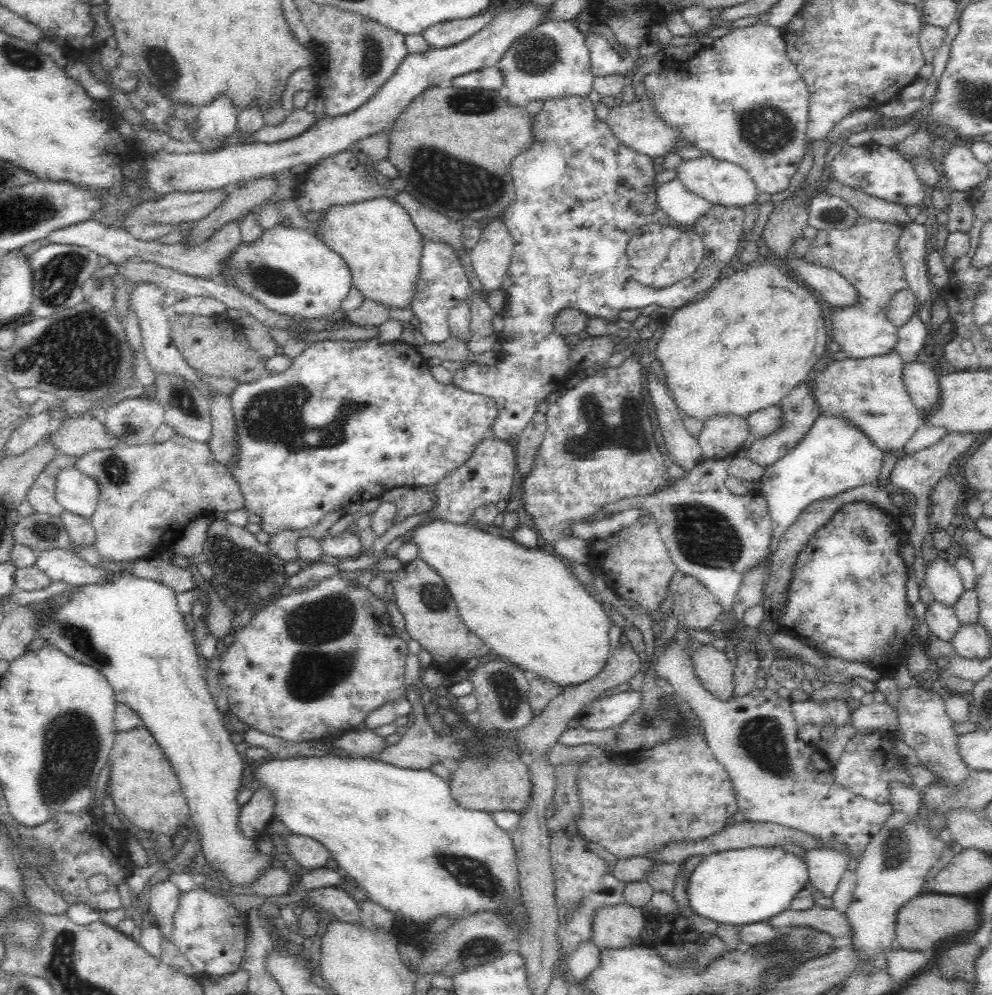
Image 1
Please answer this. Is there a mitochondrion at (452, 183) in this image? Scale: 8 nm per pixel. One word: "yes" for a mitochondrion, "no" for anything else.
yes

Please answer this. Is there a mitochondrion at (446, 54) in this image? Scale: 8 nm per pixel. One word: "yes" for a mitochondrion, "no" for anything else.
no

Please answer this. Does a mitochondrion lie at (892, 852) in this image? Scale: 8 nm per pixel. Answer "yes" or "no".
yes

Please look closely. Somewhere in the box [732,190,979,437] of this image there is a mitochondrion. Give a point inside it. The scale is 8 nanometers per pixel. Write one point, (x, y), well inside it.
(832, 214)

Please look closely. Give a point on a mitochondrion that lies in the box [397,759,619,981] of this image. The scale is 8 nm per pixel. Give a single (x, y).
(470, 871)

